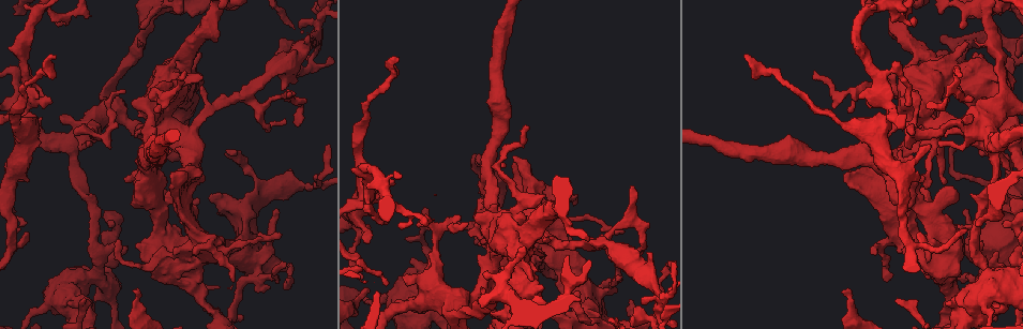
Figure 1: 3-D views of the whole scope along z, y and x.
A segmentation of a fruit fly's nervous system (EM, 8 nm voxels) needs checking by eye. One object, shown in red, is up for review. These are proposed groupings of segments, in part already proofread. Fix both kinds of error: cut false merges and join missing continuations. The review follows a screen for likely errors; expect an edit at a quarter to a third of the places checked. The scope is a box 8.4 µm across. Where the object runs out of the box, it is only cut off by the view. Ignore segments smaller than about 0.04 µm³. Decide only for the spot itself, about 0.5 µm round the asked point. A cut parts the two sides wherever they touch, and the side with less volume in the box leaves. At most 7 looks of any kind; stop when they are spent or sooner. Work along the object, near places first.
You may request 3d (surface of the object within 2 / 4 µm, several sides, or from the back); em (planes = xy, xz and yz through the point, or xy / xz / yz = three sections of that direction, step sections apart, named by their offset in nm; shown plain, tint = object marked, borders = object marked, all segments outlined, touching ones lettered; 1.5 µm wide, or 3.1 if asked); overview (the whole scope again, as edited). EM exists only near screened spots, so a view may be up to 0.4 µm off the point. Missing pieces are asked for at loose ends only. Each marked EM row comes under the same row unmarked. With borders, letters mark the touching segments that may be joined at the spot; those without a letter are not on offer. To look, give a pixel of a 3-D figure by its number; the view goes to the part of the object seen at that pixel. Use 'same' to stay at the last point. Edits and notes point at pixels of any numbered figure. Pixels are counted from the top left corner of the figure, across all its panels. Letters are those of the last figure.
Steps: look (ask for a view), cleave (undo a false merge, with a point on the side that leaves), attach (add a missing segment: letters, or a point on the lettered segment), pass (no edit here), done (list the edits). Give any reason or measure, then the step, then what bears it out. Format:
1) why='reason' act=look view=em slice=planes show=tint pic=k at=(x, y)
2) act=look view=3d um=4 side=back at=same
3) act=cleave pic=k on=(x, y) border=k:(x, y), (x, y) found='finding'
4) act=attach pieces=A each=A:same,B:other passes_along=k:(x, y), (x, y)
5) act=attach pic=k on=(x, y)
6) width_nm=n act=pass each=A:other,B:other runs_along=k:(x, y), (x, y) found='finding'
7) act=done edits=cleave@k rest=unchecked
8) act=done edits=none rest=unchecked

why='free end' act=look view=3d um=4 pic=1 at=(981, 244)

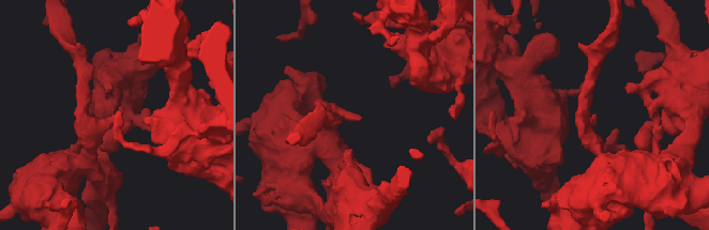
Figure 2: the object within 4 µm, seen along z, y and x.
why='now the EM' act=look view=em slice=xy step=4 show=borders pic=2 at=(594, 118)

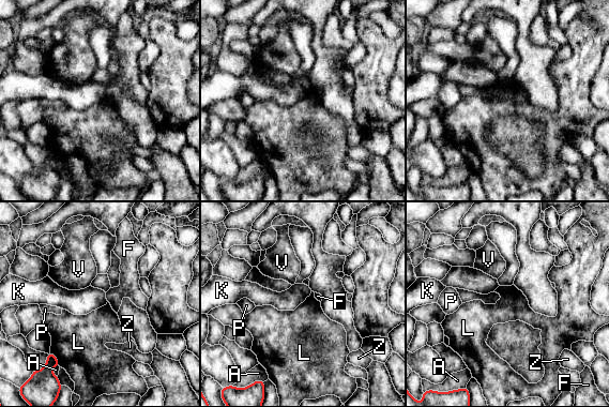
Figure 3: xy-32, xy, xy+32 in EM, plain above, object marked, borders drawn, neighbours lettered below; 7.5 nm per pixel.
why='another direction' act=look view=em slice=planes show=borders at=same

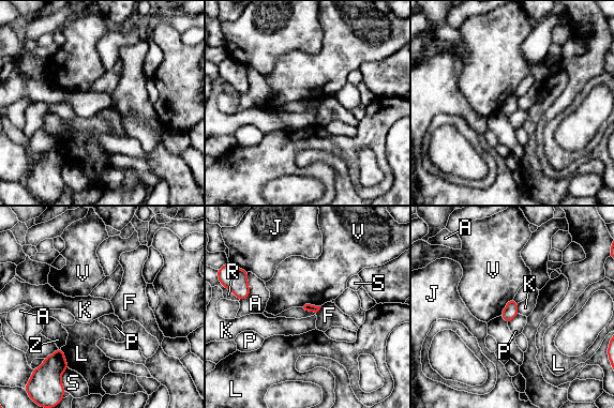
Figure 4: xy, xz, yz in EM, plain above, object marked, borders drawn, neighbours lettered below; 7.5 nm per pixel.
act=pass each=A:other,F:other,J:other,K:other,L:other,P:other,R:other,S:other,V:other,Z:other border=4:(517, 303), (519, 313) found='none of them fits'

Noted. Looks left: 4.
why='an open end' act=look view=3d um=4 pic=1 at=(26, 233)

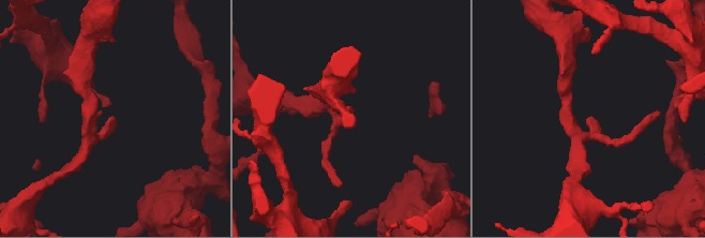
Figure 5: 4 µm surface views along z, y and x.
act=look view=em slice=planes show=tint pic=5 at=(590, 118)

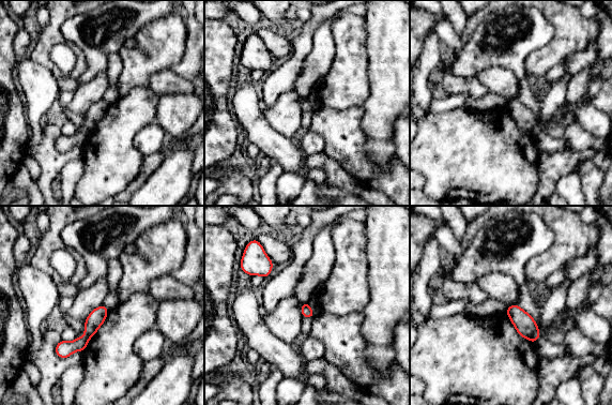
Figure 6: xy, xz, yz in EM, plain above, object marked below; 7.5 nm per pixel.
why='what lies round it' act=look view=em slice=planes show=borders at=same

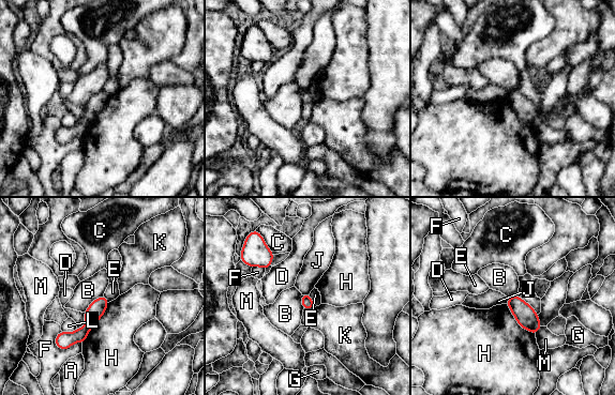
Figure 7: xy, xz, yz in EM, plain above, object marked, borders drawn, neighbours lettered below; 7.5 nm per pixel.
act=pass each=A:other,B:other,C:other,D:other,E:other,F:other,G:other,H:other,J:other,K:other,L:other,M:other found='none of them fits'

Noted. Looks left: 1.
act=done edits=none rest=unchecked

